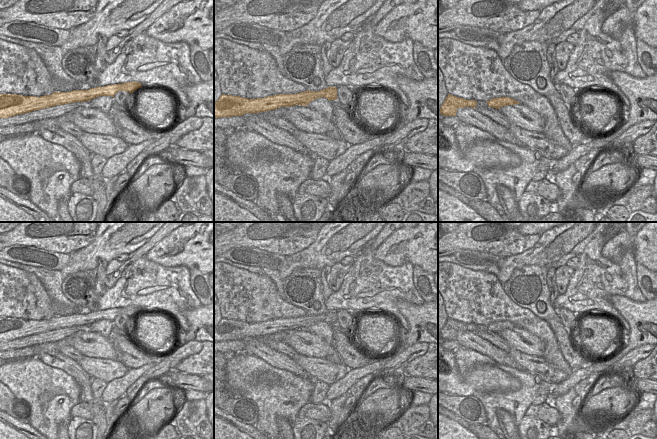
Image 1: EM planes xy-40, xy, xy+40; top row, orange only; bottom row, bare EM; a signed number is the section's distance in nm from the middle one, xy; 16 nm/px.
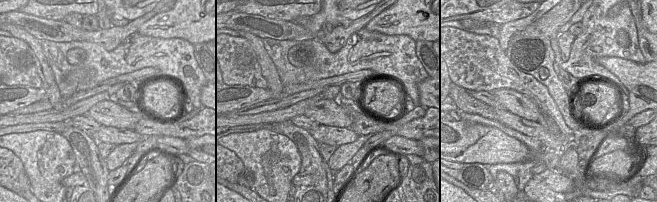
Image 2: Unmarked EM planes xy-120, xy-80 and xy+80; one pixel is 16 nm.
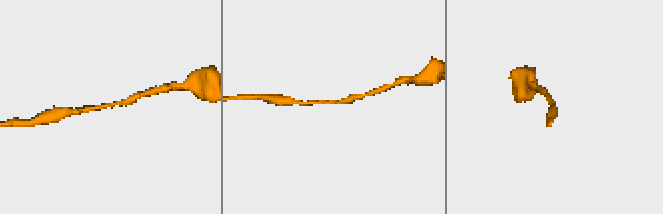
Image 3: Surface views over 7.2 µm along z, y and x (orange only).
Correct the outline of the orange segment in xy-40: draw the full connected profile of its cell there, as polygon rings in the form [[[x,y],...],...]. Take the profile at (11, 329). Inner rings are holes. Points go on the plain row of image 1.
[[[133,305],[90,312],[89,314],[54,316],[51,319],[44,319],[41,321],[0,317],[0,342],[6,343],[19,338],[25,338],[56,329],[90,325],[100,320],[114,321],[114,319],[119,315],[133,317],[141,311],[141,307]]]

